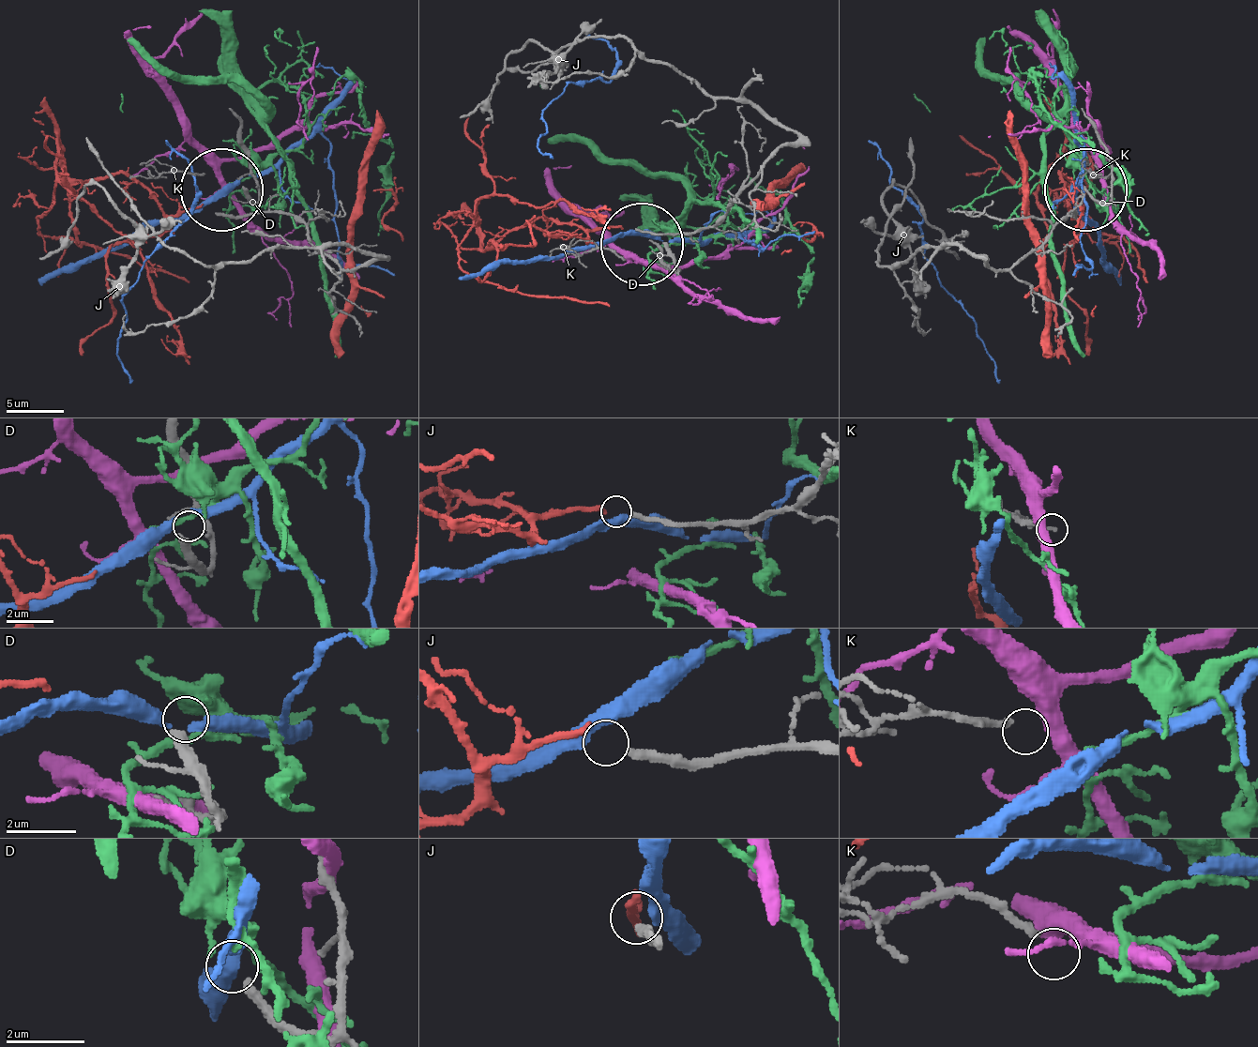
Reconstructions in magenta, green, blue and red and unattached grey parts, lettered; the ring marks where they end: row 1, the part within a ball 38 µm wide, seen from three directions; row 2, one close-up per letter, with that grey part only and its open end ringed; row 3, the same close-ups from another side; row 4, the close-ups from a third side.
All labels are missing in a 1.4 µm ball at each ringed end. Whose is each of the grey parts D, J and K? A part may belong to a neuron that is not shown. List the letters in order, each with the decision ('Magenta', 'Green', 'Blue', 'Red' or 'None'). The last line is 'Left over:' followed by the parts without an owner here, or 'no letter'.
D: None
J: None
K: None
Left over: D, J, K

